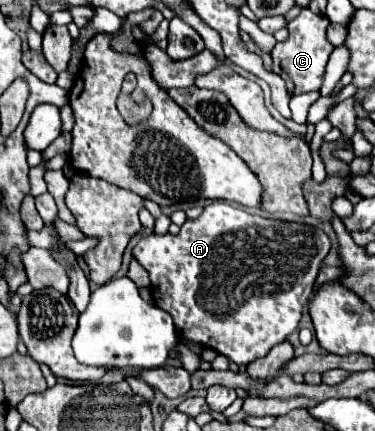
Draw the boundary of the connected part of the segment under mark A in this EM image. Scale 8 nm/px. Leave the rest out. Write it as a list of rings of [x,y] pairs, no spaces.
[[[210,203],[208,207],[204,207],[202,215],[194,221],[186,221],[180,229],[178,235],[146,235],[138,241],[138,245],[134,247],[134,257],[142,263],[142,267],[146,267],[146,271],[150,273],[150,281],[152,281],[152,297],[154,297],[154,303],[168,311],[172,317],[174,317],[174,325],[176,325],[176,331],[178,331],[178,337],[180,337],[180,343],[182,341],[196,341],[204,347],[210,347],[214,351],[218,351],[220,355],[226,355],[230,357],[232,361],[236,361],[238,365],[248,365],[250,361],[254,361],[256,357],[262,357],[266,355],[266,351],[270,351],[270,347],[282,343],[288,339],[288,335],[298,327],[298,321],[302,317],[302,309],[304,305],[308,303],[308,295],[312,291],[312,285],[314,285],[314,279],[318,275],[318,269],[320,269],[320,263],[324,261],[324,257],[328,255],[330,251],[330,239],[326,237],[324,231],[320,229],[314,229],[314,227],[306,227],[306,225],[300,225],[300,223],[288,223],[288,221],[276,221],[276,219],[264,219],[264,217],[258,217],[258,215],[250,215],[242,209],[236,209],[228,203]]]

